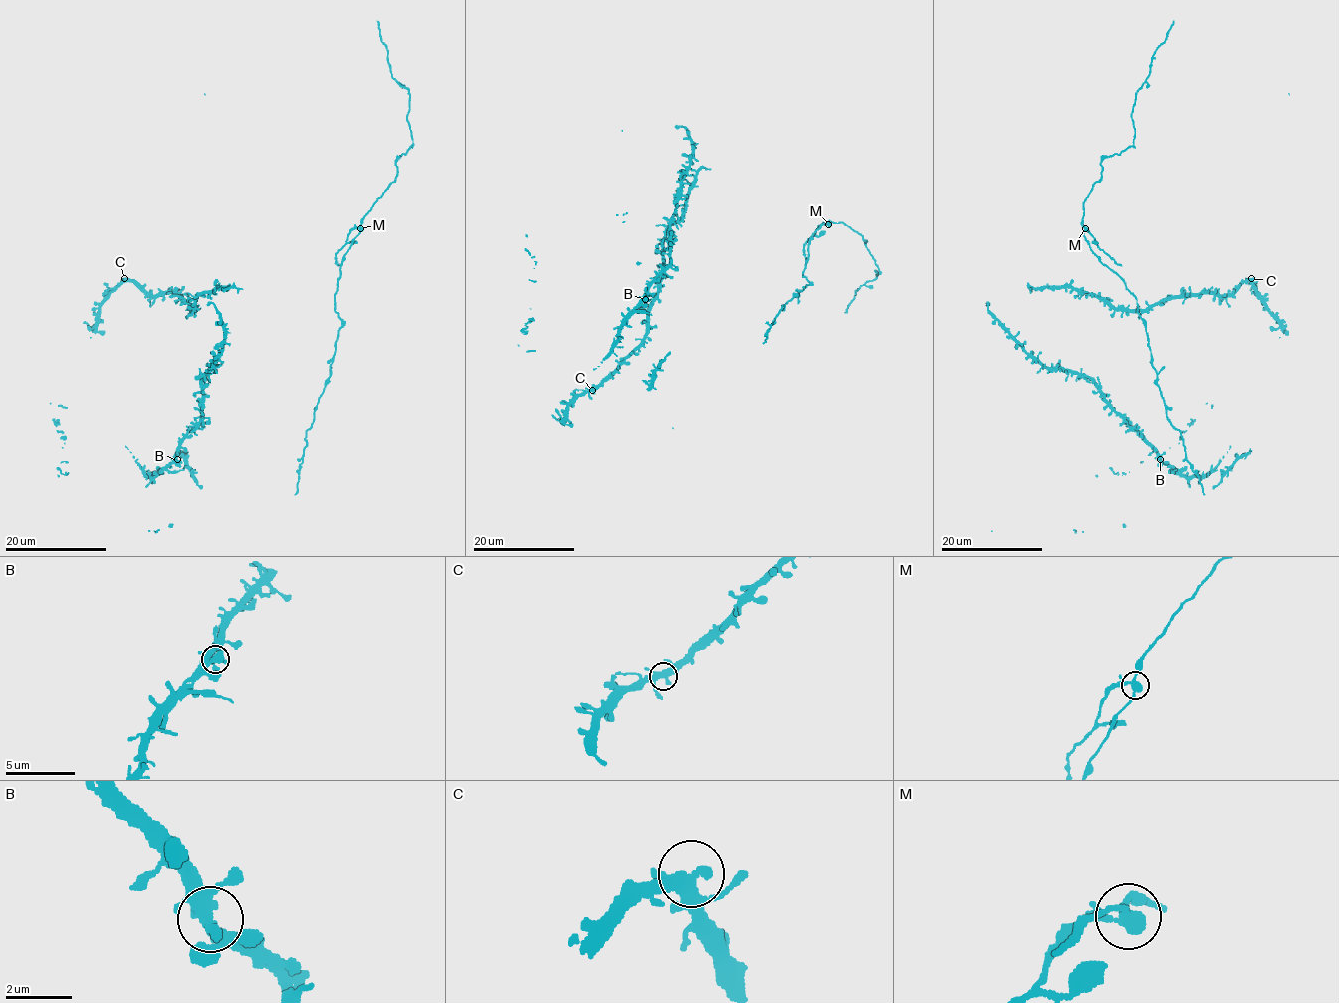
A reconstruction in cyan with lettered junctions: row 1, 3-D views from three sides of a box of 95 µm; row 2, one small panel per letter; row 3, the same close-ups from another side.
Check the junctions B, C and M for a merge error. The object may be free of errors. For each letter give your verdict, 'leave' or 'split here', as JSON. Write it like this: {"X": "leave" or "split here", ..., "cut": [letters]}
{"B": "leave", "C": "leave", "M": "split here", "cut": ["M"]}

